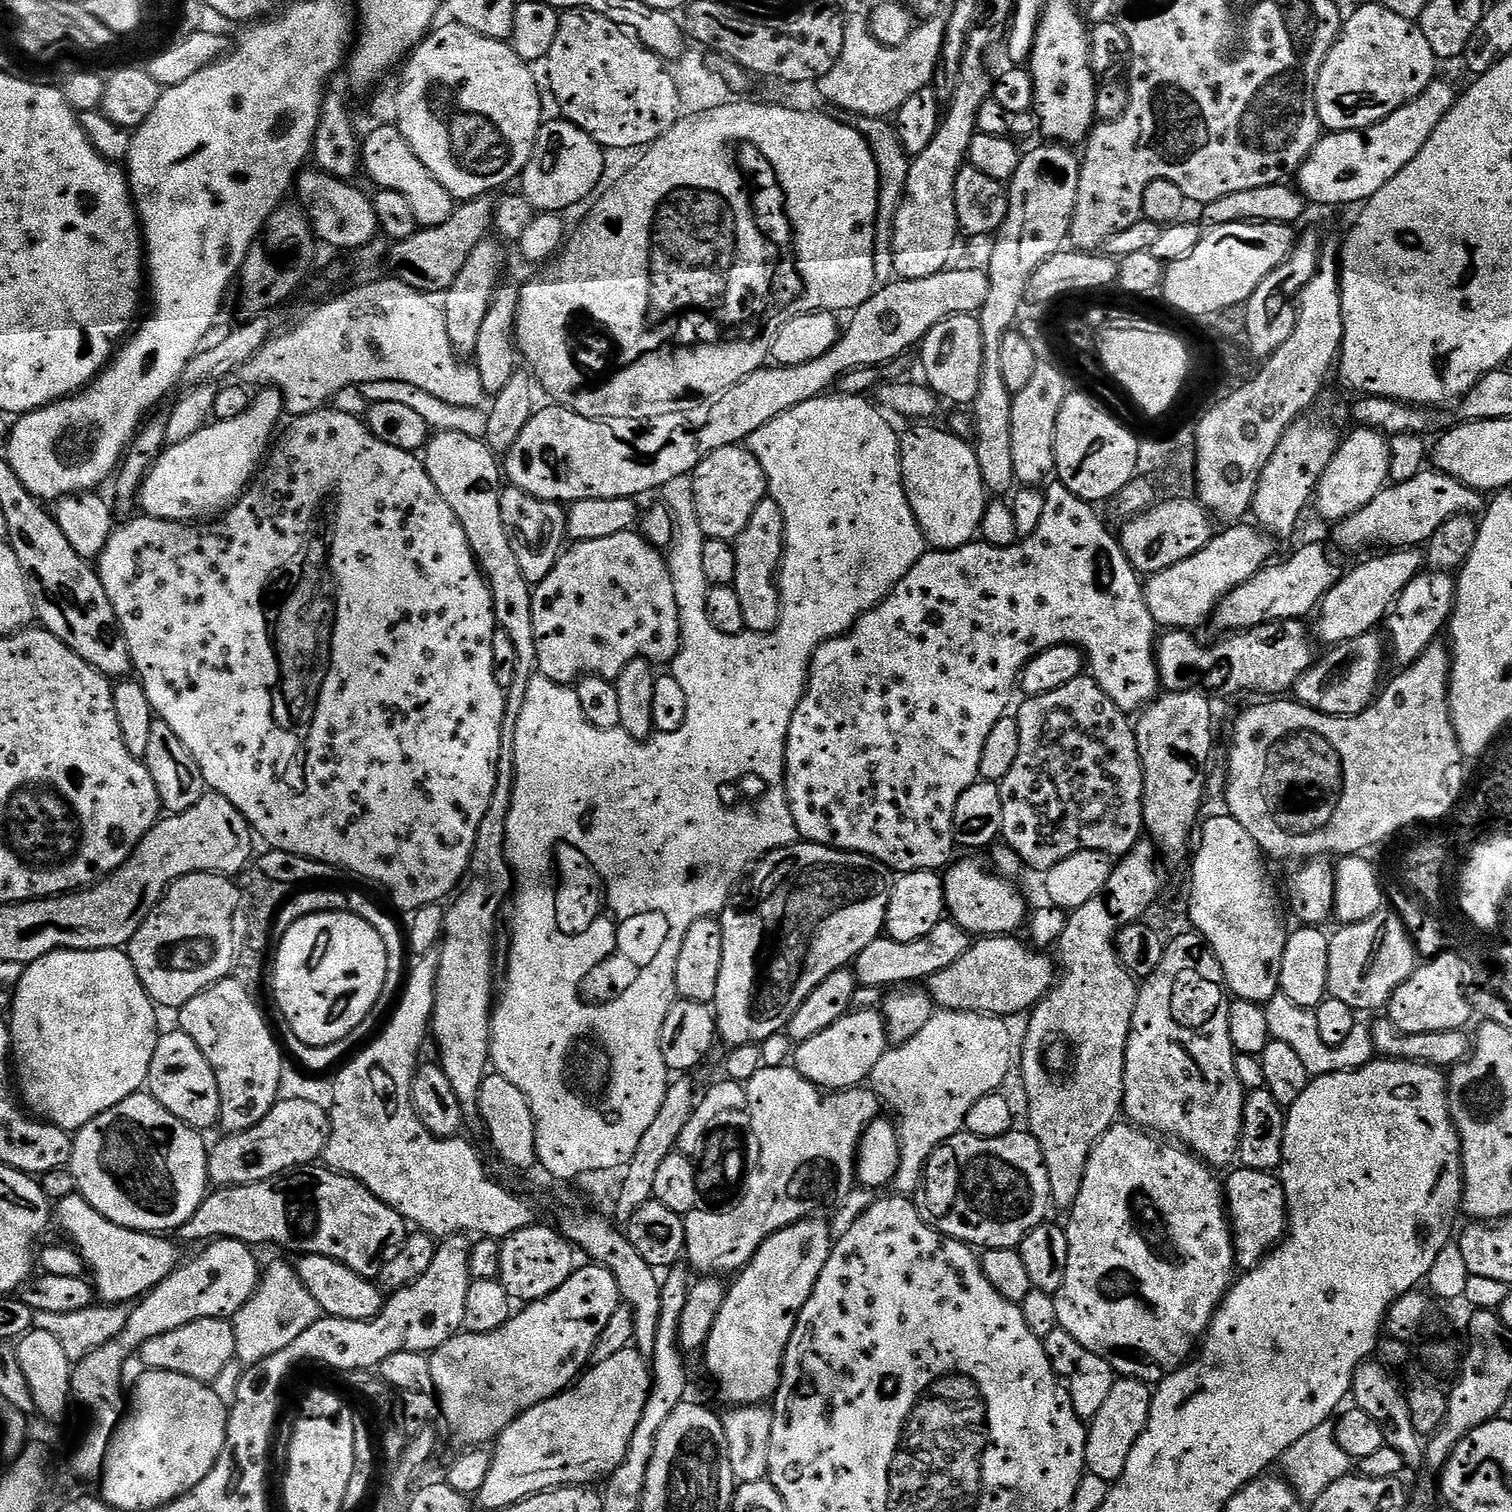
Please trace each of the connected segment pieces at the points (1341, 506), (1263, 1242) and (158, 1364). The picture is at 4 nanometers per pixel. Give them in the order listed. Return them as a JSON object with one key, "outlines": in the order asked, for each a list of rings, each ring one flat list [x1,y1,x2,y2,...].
{"outlines":[[[1356,426,1353,429,1353,432,1348,437,1345,435,1341,439,1340,447,1337,448,1334,458,1330,458,1330,466,1326,466,1326,470,1322,474,1314,493,1314,508,1316,504,1321,518,1329,520,1329,522,1344,520,1350,514,1362,510,1362,506,1366,506,1366,502,1370,502,1370,498,1374,498,1374,494,1381,492,1389,483,1388,440,1384,434,1377,432,1374,428]],[[1237,1167,1236,1172,1229,1171,1226,1176,1226,1207,1232,1230,1232,1249,1236,1255,1236,1268,1246,1273,1259,1266,1260,1261,1279,1245,1288,1231,1288,1207,1284,1186,1276,1172,1263,1172]],[[202,1318,198,1322,178,1326,178,1330,170,1330,170,1334,158,1334,158,1338,150,1338,150,1342,146,1342,138,1353,138,1360,145,1364,145,1369,182,1374,209,1386,215,1385,226,1364,235,1359,237,1357,233,1321,218,1318]]]}

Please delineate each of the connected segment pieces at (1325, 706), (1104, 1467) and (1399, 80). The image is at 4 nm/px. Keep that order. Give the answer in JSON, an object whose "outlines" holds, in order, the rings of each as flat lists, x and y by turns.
{"outlines":[[[1371,632,1359,635,1342,644,1335,645,1324,657,1317,659,1312,667,1298,678,1294,689,1296,703,1313,708,1327,716,1350,717,1357,716,1369,707,1377,695,1381,680,1386,646]],[[1129,1376,1117,1378,1114,1386,1110,1386,1110,1394,1102,1410,1098,1410,1098,1414,1087,1425,1084,1467,1091,1475,1109,1482,1120,1479,1120,1475,1126,1470,1130,1450,1134,1450,1138,1438,1148,1426,1152,1394,1153,1389,1143,1380,1135,1380]],[[1375,2,1364,4,1352,17,1343,21,1339,36,1328,52,1316,79,1316,109,1321,129,1328,132,1359,132,1394,114,1406,102,1418,98,1426,86,1437,79,1438,61,1426,34,1422,34,1416,20,1407,20,1394,10,1386,10]]]}

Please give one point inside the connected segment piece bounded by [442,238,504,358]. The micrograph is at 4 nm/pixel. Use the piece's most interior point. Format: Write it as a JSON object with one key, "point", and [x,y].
{"point":[465,303]}

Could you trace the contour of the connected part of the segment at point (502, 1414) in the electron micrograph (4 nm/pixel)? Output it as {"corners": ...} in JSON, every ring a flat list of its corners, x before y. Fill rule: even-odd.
{"corners":[[598,1263,586,1264,585,1268,584,1265,577,1267,572,1277,562,1282,554,1294,525,1303,521,1307,524,1309,521,1312,519,1309,497,1332,474,1334,461,1331,431,1353,430,1374,434,1395,440,1405,440,1416,454,1431,460,1432,464,1446,480,1446,488,1442,484,1440,495,1441,510,1422,526,1410,572,1387,589,1367,594,1346,622,1301,610,1269]]}

